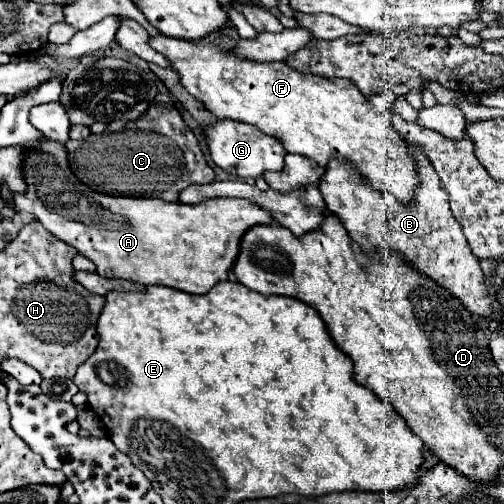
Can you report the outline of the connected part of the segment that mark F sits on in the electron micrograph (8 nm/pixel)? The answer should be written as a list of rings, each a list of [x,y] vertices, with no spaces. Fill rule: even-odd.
[[[159,34],[149,38],[149,44],[171,62],[171,68],[175,68],[175,72],[179,72],[183,88],[191,96],[201,100],[203,106],[217,118],[231,118],[253,124],[261,132],[277,138],[287,152],[311,158],[319,166],[327,166],[327,160],[331,156],[347,156],[347,160],[351,160],[359,168],[359,172],[369,180],[373,188],[393,194],[403,204],[411,200],[419,178],[407,152],[407,142],[393,128],[391,116],[387,112],[379,114],[371,104],[367,104],[367,98],[349,80],[327,80],[323,76],[299,72],[287,62],[253,62],[237,56],[233,50],[221,50],[213,42],[201,44],[189,40],[161,38]]]

